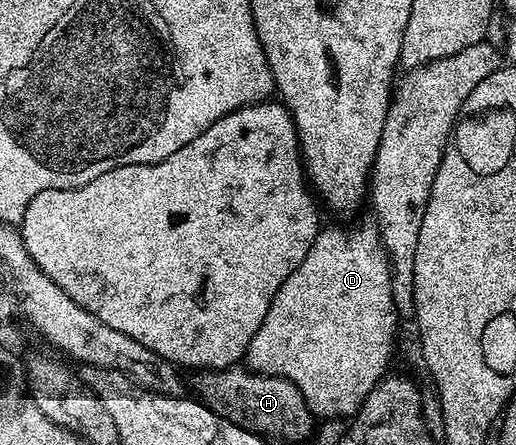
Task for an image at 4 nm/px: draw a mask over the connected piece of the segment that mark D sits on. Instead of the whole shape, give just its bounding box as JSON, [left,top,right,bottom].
[247,221,392,421]

